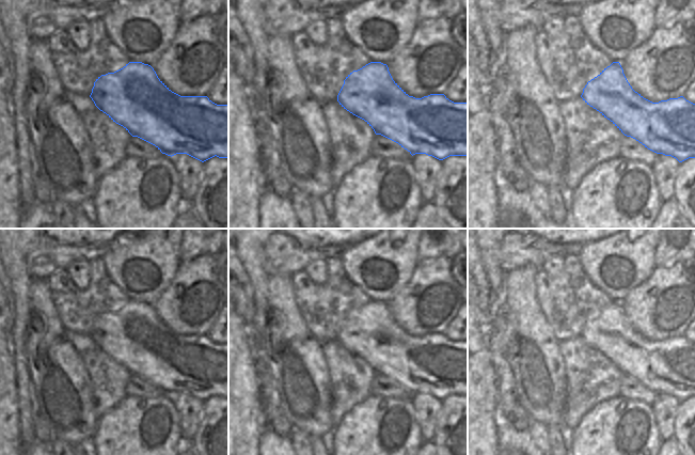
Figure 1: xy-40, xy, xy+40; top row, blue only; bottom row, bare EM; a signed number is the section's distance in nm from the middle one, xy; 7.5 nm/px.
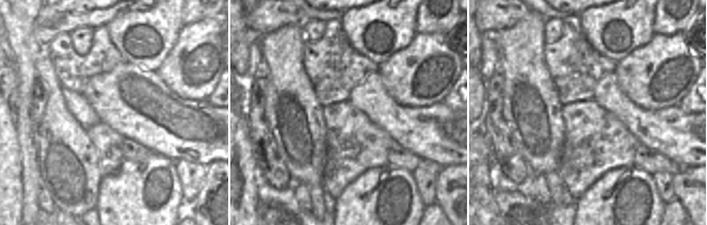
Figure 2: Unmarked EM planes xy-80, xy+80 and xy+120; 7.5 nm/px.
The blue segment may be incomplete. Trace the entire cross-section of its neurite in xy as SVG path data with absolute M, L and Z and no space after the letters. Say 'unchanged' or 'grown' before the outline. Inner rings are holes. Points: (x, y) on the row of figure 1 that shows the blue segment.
unchanged; M370 62L350 73L337 95L339 105L364 120L375 131L407 150L412 156L426 154L439 160L449 156L468 156L468 103L454 103L444 94L430 94L422 98L409 96L392 78L386 64Z

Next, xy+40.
unchanged; M613 62L588 81L581 97L625 136L635 139L648 150L672 156L679 162L695 158L695 104L683 96L659 103L644 98L632 89L619 62Z

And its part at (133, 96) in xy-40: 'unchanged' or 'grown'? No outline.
unchanged

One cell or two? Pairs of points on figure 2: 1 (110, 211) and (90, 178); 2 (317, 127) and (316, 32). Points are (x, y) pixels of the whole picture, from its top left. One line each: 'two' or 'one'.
1: two
2: two

